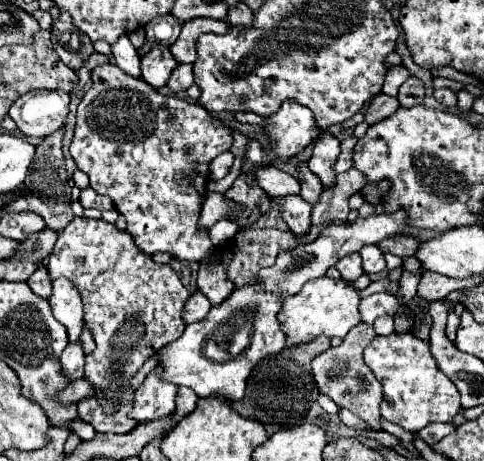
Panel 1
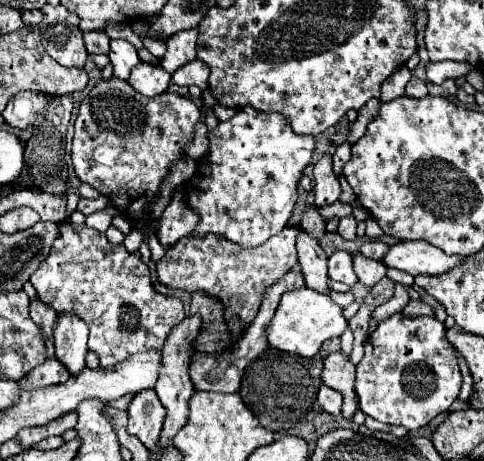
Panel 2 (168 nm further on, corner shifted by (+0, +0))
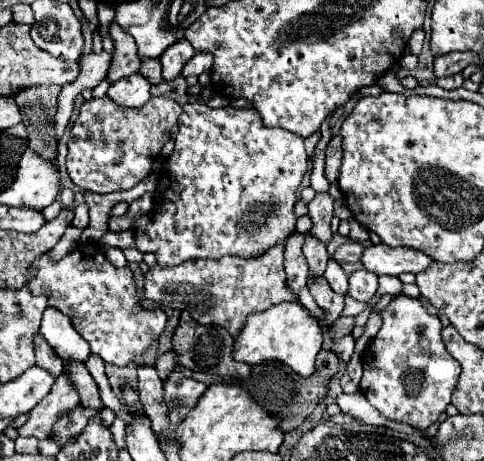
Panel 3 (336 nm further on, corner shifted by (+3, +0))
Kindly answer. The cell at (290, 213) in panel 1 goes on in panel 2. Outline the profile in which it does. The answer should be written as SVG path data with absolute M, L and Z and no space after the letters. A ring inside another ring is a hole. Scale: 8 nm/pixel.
M301 230L297 236L297 252L299 252L299 264L303 268L307 288L313 288L315 292L321 292L321 294L329 294L331 288L327 284L327 278L329 278L327 254L319 246L319 242Z

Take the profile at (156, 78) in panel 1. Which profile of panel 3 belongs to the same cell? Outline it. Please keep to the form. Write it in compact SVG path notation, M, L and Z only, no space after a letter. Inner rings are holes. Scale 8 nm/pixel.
M132 74L132 76L126 76L118 82L114 82L108 90L108 96L116 104L122 104L128 108L138 108L138 106L144 106L152 98L150 88L152 88L152 84L148 78L144 78L142 74Z

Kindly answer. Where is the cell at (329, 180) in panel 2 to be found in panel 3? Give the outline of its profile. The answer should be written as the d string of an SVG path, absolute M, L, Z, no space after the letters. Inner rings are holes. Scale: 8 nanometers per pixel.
M324 192L324 194L316 194L314 200L308 204L308 216L312 218L314 226L310 232L314 232L314 236L318 236L318 240L322 242L330 242L330 218L334 216L334 198Z

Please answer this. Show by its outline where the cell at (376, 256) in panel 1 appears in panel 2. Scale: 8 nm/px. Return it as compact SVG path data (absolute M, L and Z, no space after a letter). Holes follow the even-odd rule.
M357 254L353 262L355 262L355 274L357 274L359 282L363 286L369 286L369 288L375 286L385 276L385 272L387 272L387 268L381 262L369 260L369 258L361 256L361 254Z

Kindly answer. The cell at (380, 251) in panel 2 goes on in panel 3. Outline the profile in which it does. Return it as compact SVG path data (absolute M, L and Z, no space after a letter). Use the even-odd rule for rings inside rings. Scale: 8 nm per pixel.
M346 242L336 250L336 254L332 258L338 260L340 264L344 264L344 262L360 262L364 250L366 250L366 244L362 244L362 242Z

